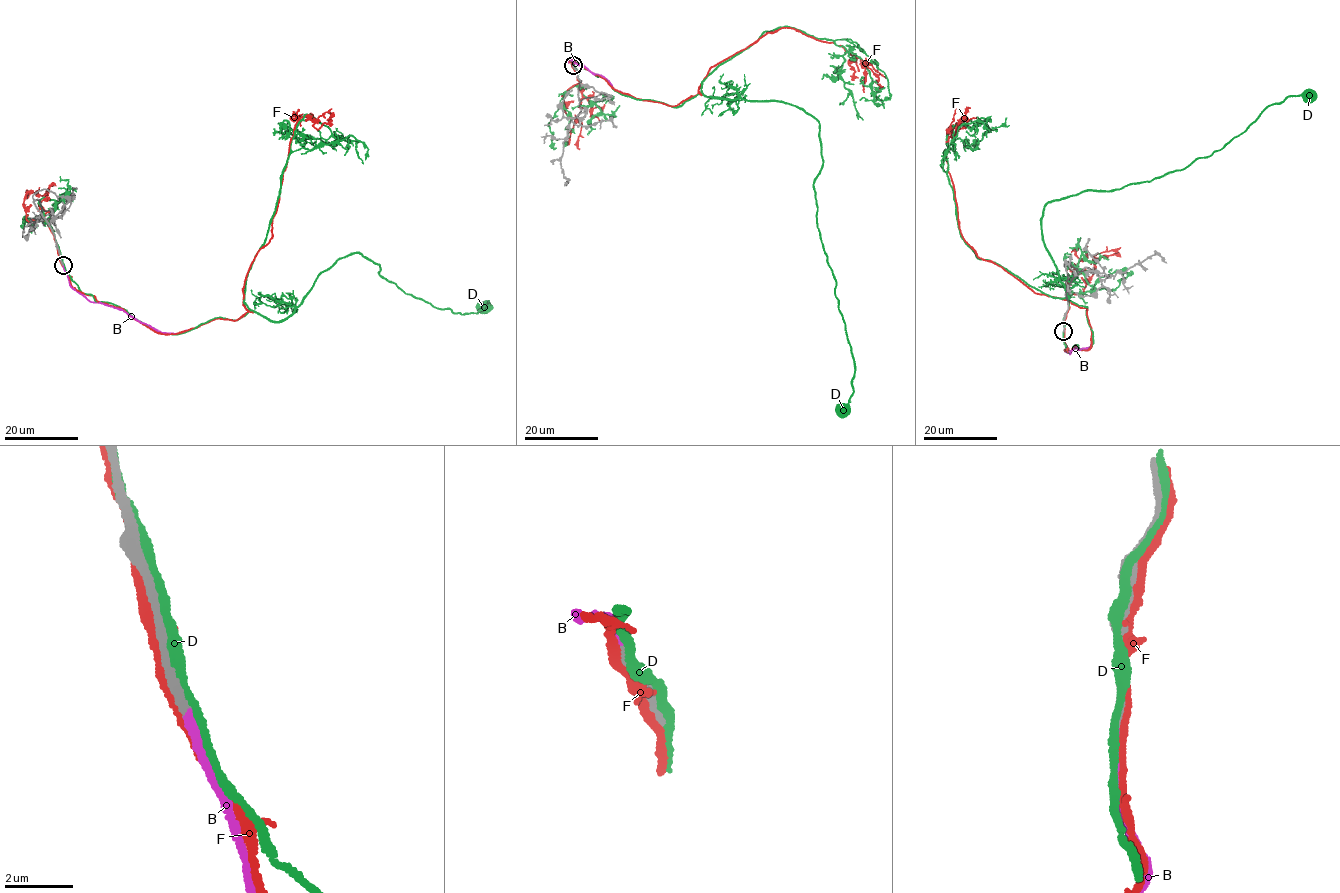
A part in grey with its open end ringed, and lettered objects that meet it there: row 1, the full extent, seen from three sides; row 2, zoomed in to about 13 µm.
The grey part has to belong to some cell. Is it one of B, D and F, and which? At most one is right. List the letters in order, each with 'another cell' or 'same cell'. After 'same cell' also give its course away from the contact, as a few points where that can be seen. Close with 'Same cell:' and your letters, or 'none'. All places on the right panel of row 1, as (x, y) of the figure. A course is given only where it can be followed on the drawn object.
B: same cell; course (1063, 331), (1064, 350), (1069, 354), (1075, 347), (1079, 350), (1089, 347), (1092, 332)
D: another cell
F: another cell
Same cell: B

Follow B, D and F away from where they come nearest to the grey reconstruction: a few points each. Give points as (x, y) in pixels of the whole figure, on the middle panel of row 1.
B: (573, 65), (568, 61), (570, 59), (636, 99)
D: (574, 67), (639, 100), (782, 101), (819, 122), (816, 223), (855, 365), (842, 410)
F: (573, 67), (571, 59), (623, 93), (675, 105), (698, 93), (711, 67), (784, 27), (866, 61), (878, 91)

